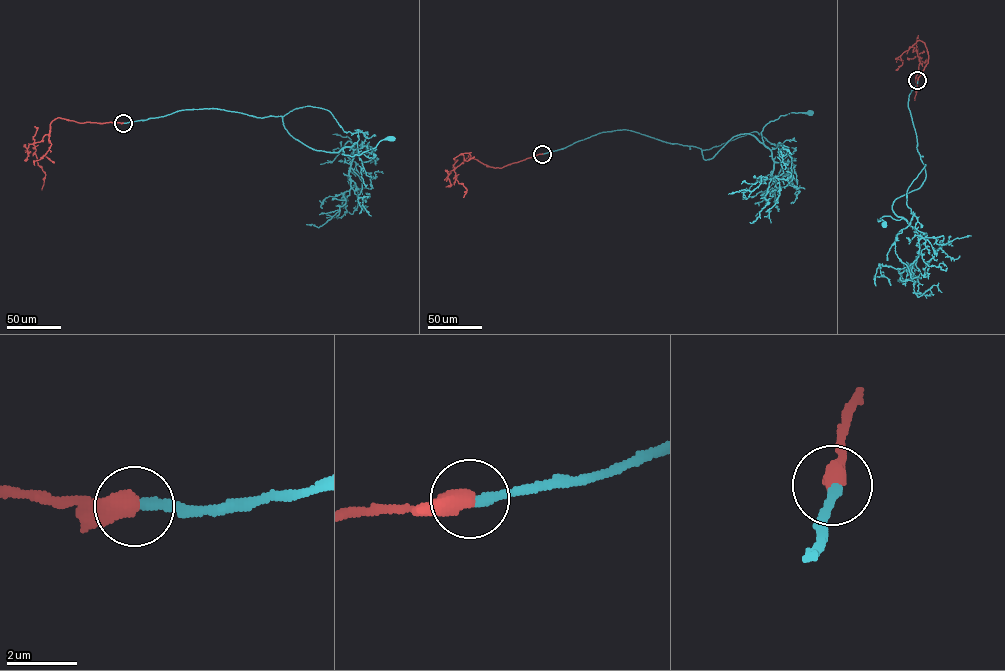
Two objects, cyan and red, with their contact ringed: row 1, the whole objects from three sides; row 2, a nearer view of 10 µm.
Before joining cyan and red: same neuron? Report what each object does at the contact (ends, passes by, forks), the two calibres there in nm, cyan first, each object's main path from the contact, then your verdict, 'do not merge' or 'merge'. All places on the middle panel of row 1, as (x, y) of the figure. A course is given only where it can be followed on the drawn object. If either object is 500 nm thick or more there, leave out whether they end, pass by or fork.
calibres 280 and 600 nm; course cyan (542, 154), (626, 129), (699, 148), (705, 160), (736, 135), (750, 134), (762, 143), (770, 121), (810, 113); course red (542, 154), (501, 168), (488, 166), (469, 156), (454, 170), (455, 179), (467, 189), (463, 197); merge

